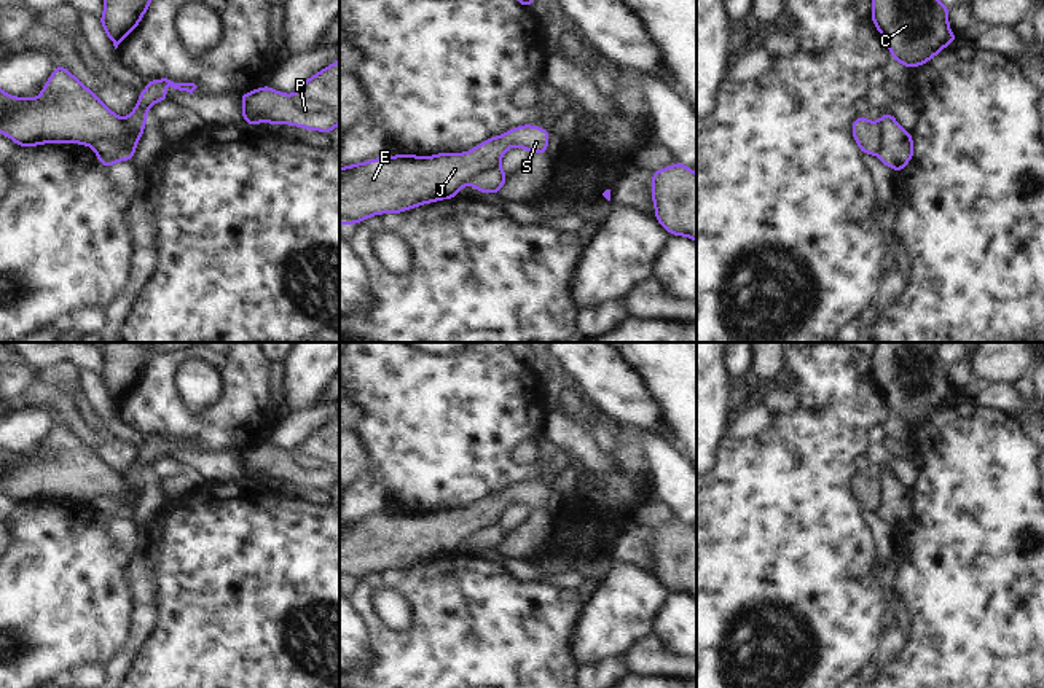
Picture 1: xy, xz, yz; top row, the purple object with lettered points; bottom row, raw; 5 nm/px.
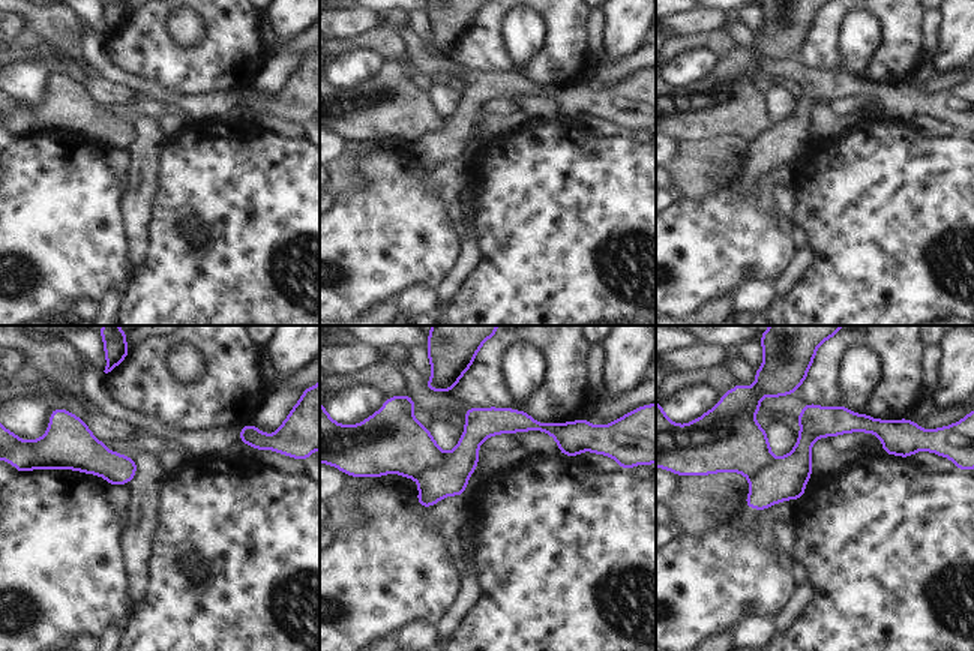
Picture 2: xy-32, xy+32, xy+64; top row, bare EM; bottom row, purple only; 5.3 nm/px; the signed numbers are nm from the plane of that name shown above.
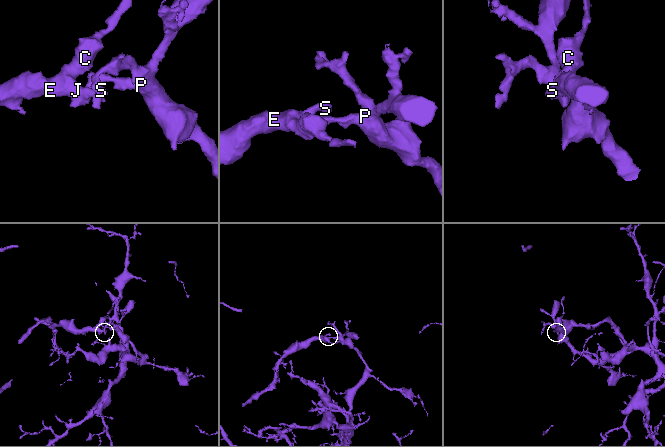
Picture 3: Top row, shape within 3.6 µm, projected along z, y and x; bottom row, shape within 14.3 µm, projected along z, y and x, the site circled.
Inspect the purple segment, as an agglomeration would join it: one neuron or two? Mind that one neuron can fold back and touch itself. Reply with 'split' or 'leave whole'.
split

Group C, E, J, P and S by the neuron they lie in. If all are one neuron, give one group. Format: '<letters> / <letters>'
C E J S / P

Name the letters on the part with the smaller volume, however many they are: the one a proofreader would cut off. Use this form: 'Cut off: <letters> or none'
Cut off: C, E, J, S

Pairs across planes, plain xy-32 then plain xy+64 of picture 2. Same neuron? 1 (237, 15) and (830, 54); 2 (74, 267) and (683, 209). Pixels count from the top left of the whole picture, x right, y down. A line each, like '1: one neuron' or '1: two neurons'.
1: one neuron
2: one neuron

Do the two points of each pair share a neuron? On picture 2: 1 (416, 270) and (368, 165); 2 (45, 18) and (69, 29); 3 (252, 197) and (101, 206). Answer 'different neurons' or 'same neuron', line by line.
1: same neuron
2: same neuron
3: different neurons

